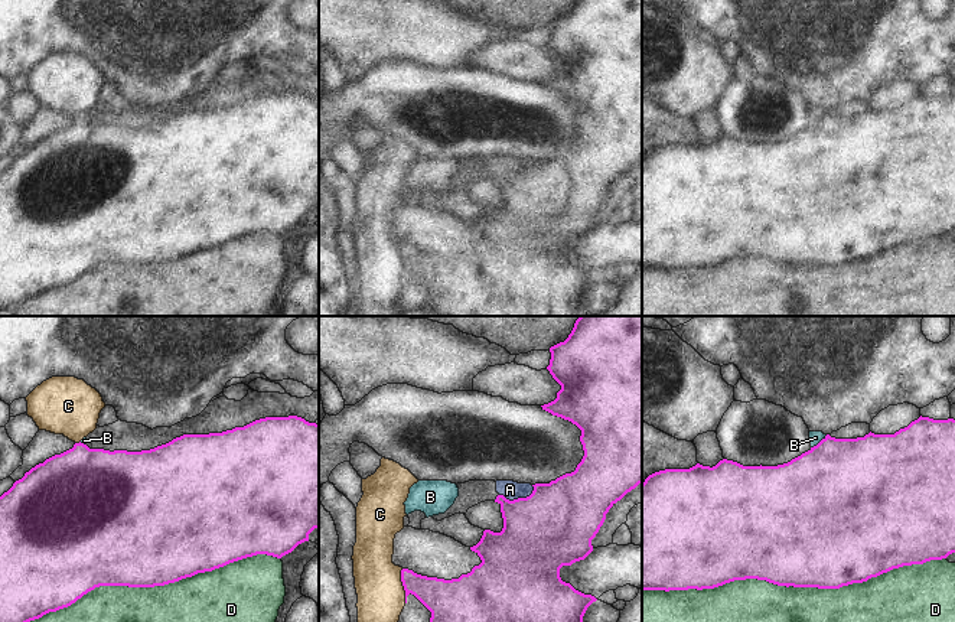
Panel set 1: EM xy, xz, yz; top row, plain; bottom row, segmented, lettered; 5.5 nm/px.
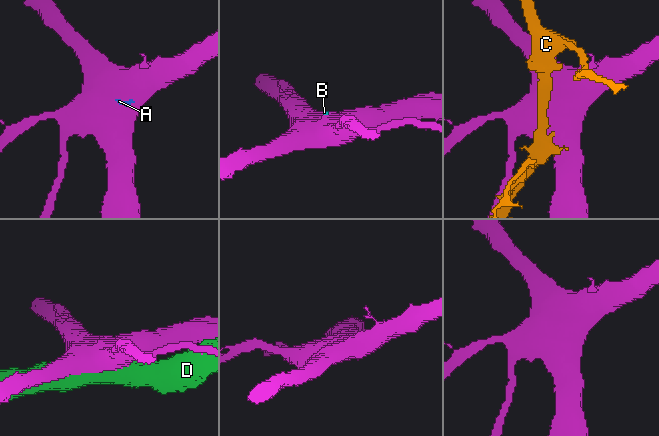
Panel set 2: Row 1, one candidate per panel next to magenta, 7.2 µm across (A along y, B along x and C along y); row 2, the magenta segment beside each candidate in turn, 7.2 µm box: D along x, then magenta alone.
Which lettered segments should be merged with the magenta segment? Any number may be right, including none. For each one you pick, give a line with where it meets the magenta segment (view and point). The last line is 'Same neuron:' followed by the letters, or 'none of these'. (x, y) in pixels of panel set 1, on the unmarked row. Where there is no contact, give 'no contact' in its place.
Same neuron: none of these

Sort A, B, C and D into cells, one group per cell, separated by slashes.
A B / C / D

